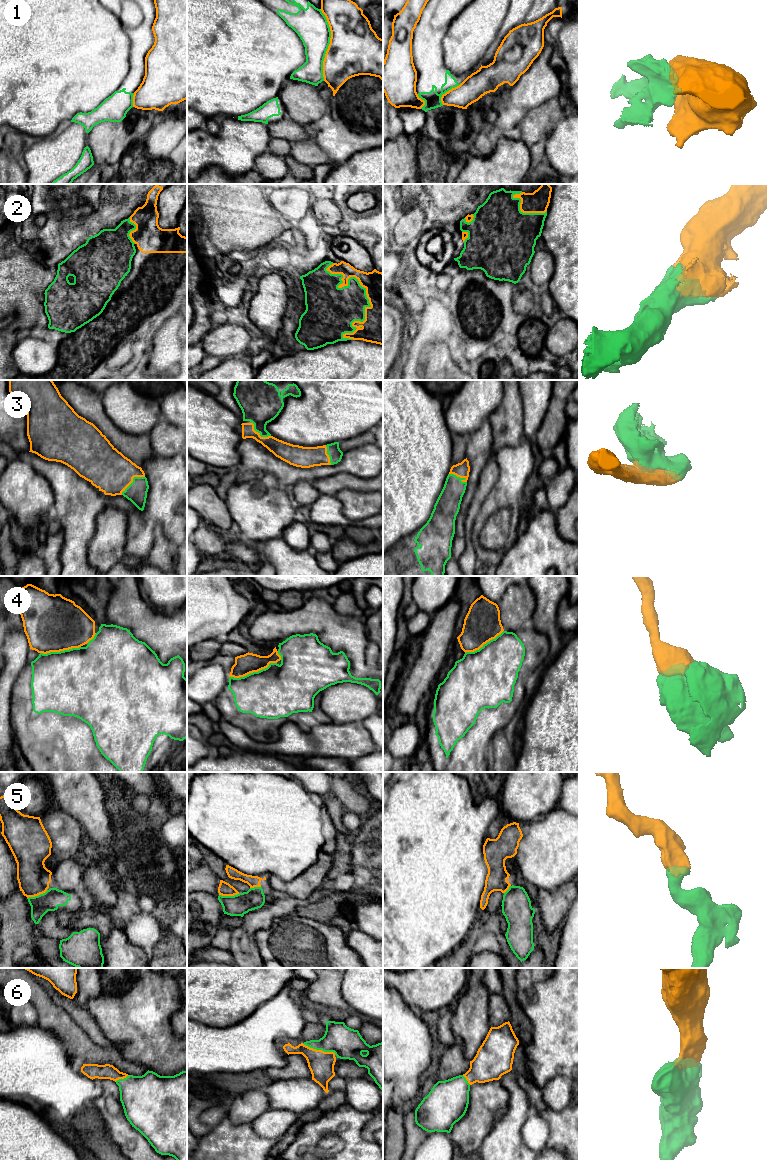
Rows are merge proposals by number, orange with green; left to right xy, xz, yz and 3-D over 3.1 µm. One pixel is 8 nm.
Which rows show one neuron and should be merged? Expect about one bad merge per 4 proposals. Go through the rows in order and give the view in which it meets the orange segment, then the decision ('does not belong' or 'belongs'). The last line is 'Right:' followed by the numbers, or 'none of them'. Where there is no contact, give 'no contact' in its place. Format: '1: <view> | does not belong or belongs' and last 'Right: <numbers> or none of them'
1: xz | does not belong
2: xz | belongs
3: xy | belongs
4: xz | belongs
5: xy | belongs
6: xz | belongs
Right: 2, 3, 4, 5, 6

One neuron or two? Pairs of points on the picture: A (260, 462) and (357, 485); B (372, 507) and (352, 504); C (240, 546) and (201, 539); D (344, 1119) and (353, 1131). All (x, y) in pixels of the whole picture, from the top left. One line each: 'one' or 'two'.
A: two
B: one
C: one
D: one

